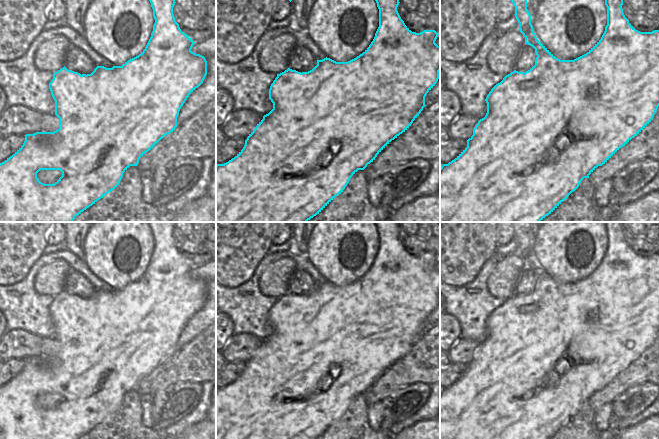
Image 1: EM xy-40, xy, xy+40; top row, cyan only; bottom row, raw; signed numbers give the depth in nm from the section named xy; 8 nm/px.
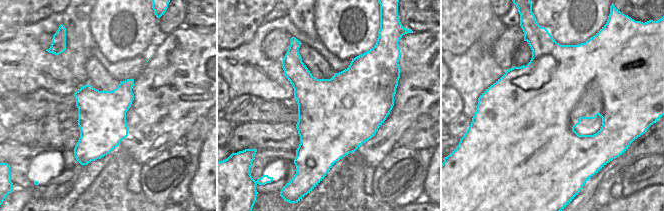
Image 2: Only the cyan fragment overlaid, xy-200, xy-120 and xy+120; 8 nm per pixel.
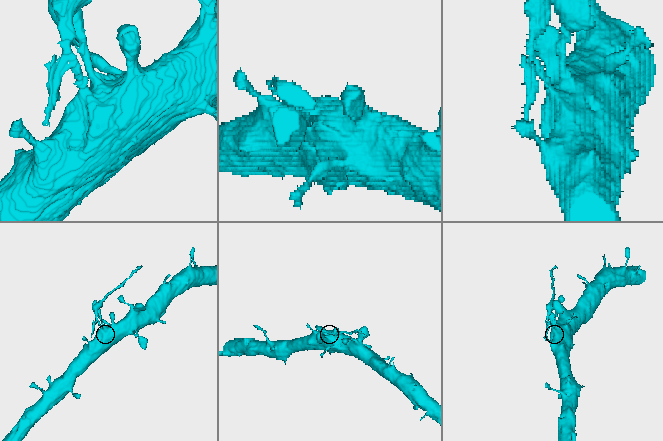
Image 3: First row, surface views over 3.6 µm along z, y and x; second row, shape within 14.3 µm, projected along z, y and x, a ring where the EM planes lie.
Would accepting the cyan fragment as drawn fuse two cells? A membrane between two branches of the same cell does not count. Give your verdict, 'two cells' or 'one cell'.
two cells

